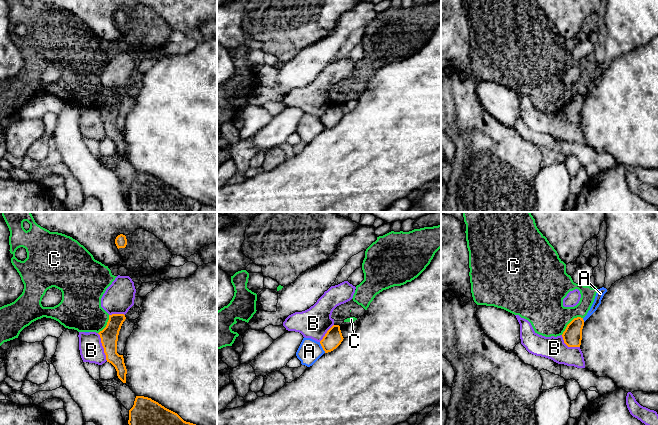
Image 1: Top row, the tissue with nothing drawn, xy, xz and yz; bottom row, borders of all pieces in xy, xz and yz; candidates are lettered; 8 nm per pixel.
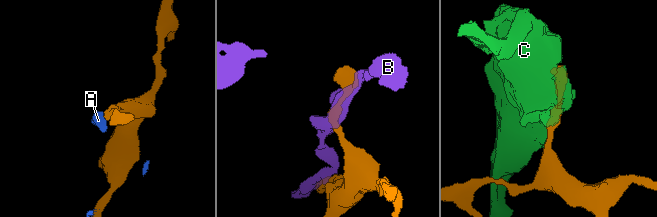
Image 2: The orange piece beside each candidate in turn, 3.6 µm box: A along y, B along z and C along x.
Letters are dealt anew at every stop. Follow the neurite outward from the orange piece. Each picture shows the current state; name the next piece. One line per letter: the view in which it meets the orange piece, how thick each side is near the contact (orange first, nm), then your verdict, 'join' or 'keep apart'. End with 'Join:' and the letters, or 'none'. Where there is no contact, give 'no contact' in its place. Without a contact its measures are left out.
A: meets orange in xz; 140 nm thick on the orange side, 190 nm on the other; keep apart
B: meets orange in xy; 140 nm thick on the orange side, 190 nm on the other; keep apart
C: meets orange in yz; 160 nm thick on the orange side, 320 nm on the other; keep apart
Join: none

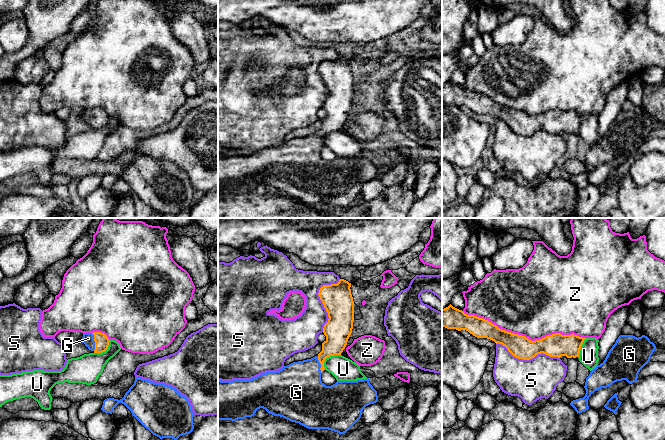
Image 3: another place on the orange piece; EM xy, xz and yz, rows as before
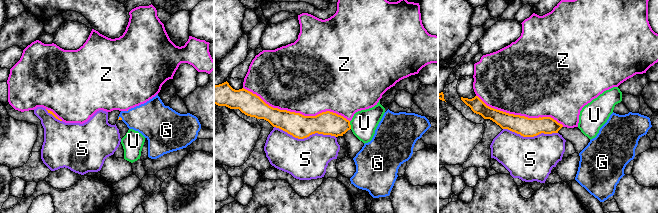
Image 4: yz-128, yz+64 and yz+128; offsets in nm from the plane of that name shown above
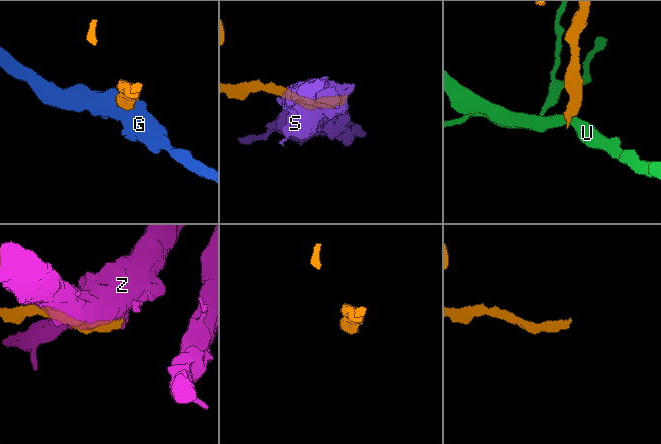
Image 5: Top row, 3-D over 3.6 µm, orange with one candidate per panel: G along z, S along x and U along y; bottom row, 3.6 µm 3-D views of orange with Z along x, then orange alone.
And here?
G: meets orange in xy; 110 nm thick on the orange side, 100 nm on the other; join
S: meets orange in xz; 240 nm thick on the orange side, 220 nm on the other; keep apart
U: meets orange in xz; 220 nm thick on the orange side, 190 nm on the other; keep apart
Z: meets orange in yz; 180 nm thick on the orange side, 500 nm on the other; keep apart
Join: G

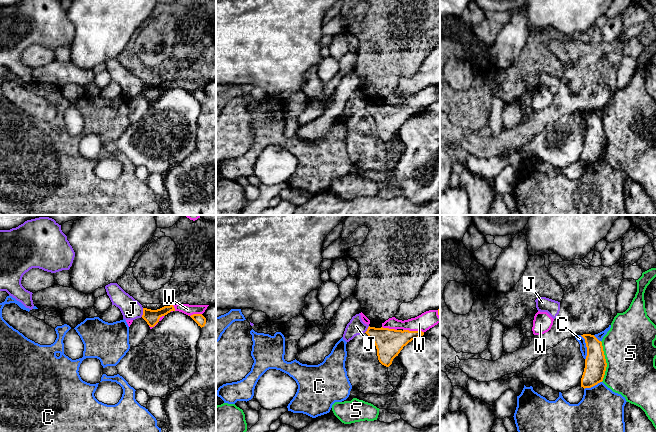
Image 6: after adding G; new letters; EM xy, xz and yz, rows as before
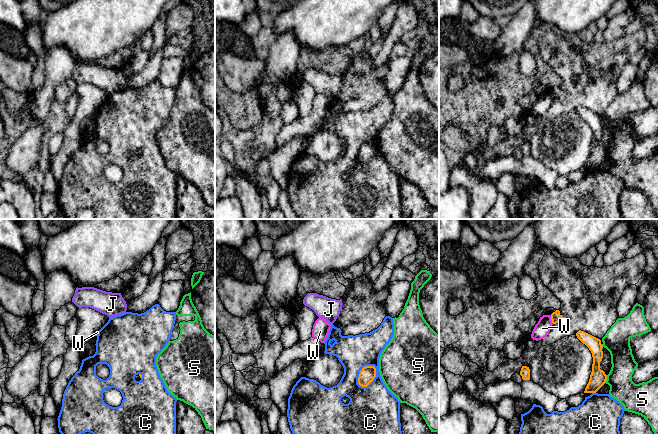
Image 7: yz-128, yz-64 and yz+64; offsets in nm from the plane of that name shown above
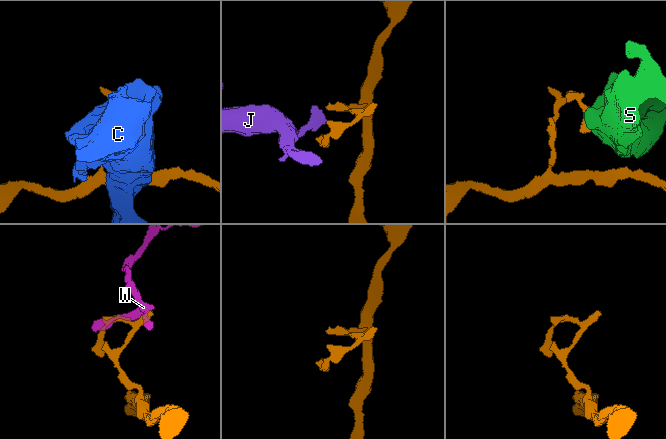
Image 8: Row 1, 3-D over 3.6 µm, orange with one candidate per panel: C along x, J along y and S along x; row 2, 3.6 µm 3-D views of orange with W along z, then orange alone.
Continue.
C: meets orange in yz; 180 nm thick on the orange side, 60 nm on the other; keep apart
J: meets orange in xy; 120 nm thick on the orange side, 170 nm on the other; keep apart
S: meets orange in yz; 180 nm thick on the orange side, 420 nm on the other; keep apart
W: meets orange in xz; 220 nm thick on the orange side, 140 nm on the other; keep apart
Join: none

